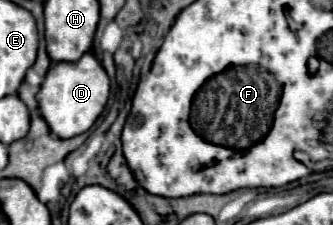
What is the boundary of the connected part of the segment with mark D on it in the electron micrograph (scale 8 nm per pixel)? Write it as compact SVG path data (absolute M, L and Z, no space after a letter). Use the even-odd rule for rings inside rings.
M86 52L76 62L54 62L36 98L40 104L40 114L48 122L50 130L58 138L72 138L86 132L98 120L108 102L108 96L110 96L108 74L104 72L96 56L92 52Z

